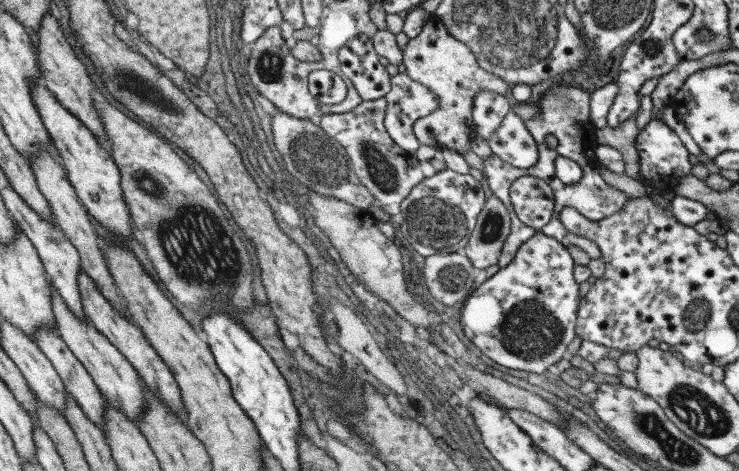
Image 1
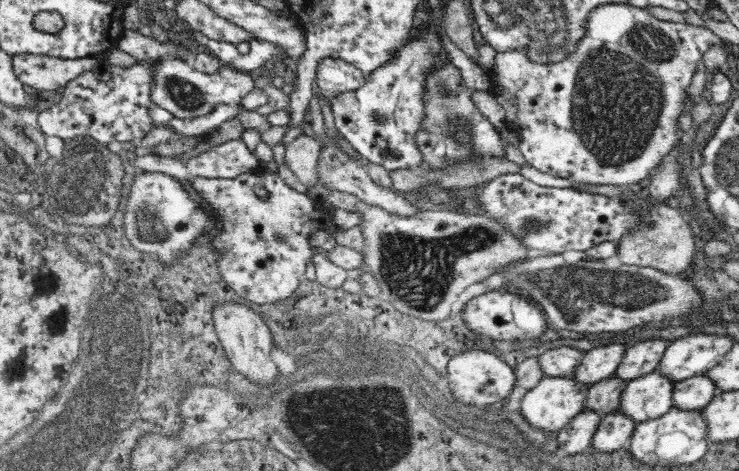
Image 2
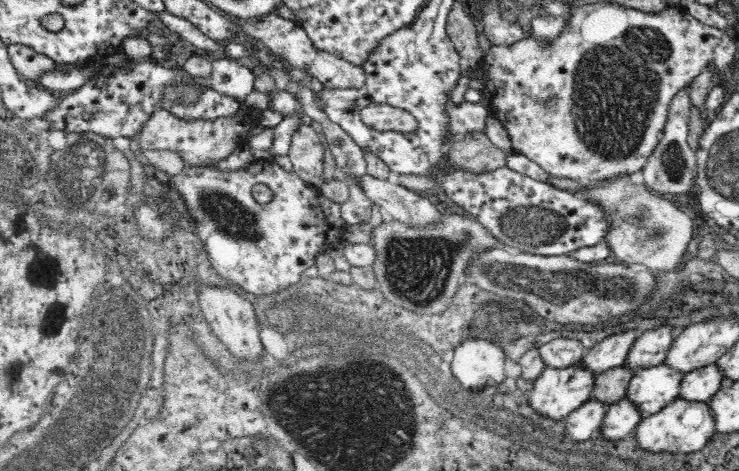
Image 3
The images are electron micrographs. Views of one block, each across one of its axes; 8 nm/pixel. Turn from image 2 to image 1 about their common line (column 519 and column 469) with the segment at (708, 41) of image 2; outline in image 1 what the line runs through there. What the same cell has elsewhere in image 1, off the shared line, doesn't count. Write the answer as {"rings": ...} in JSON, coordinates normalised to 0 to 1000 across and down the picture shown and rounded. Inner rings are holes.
{"rings":[[[587,32],[572,49],[564,76],[551,85],[551,93],[545,98],[544,134],[548,140],[547,155],[556,170],[572,178],[594,217],[591,231],[586,231],[581,244],[564,251],[558,272],[568,308],[591,318],[602,312],[625,331],[632,318],[637,318],[635,291],[641,285],[637,231],[643,197],[659,189],[685,206],[685,197],[691,191],[682,170],[651,144],[644,121],[610,76],[597,42]]]}

